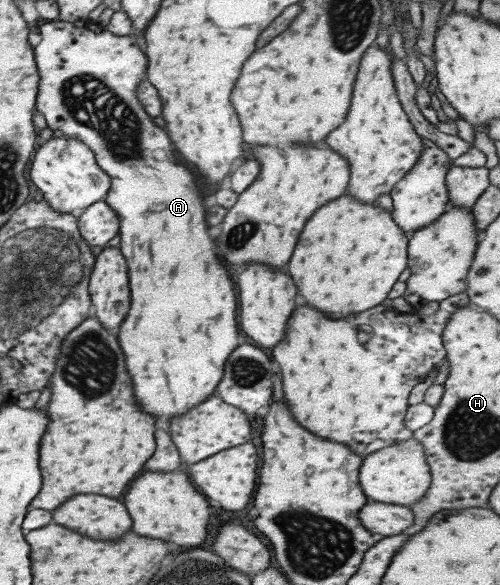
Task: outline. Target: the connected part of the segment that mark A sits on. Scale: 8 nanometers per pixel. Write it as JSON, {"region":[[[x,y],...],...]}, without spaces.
{"region":[[[79,19],[74,22],[66,22],[63,20],[49,20],[49,22],[38,26],[41,40],[33,47],[33,57],[35,57],[35,65],[37,65],[37,75],[39,75],[39,85],[37,85],[37,99],[35,99],[35,109],[45,117],[47,127],[49,129],[57,129],[61,131],[61,135],[71,137],[71,139],[79,139],[83,141],[89,150],[93,152],[96,164],[109,176],[110,187],[104,197],[104,203],[111,207],[112,211],[119,219],[119,246],[118,249],[121,255],[125,258],[126,269],[129,269],[129,289],[131,289],[131,307],[127,317],[123,318],[118,329],[115,332],[116,341],[123,355],[125,355],[125,369],[131,377],[133,383],[133,397],[135,403],[141,407],[141,411],[153,415],[153,417],[177,417],[183,415],[185,411],[189,411],[191,407],[195,407],[197,403],[203,403],[209,395],[213,394],[213,389],[217,387],[217,383],[221,381],[223,375],[223,363],[227,359],[227,355],[231,353],[237,345],[237,327],[235,327],[235,295],[231,289],[231,281],[227,279],[227,273],[221,265],[221,261],[213,255],[211,247],[213,241],[211,237],[205,233],[205,221],[203,221],[203,207],[201,203],[201,195],[199,195],[199,187],[195,185],[195,175],[189,171],[185,165],[179,165],[181,157],[173,155],[173,147],[171,147],[171,139],[169,139],[164,128],[153,123],[150,115],[147,115],[141,105],[137,103],[135,97],[135,85],[141,82],[141,75],[145,75],[145,54],[138,49],[135,36],[132,34],[113,35],[109,30],[105,29],[101,24],[89,19]]]}

